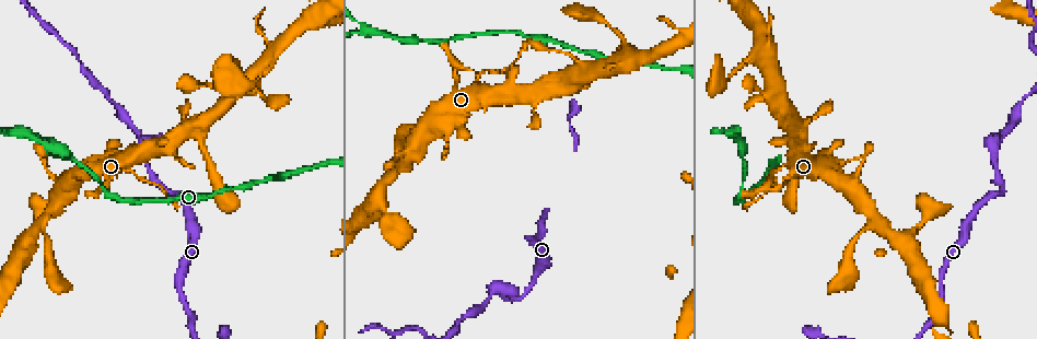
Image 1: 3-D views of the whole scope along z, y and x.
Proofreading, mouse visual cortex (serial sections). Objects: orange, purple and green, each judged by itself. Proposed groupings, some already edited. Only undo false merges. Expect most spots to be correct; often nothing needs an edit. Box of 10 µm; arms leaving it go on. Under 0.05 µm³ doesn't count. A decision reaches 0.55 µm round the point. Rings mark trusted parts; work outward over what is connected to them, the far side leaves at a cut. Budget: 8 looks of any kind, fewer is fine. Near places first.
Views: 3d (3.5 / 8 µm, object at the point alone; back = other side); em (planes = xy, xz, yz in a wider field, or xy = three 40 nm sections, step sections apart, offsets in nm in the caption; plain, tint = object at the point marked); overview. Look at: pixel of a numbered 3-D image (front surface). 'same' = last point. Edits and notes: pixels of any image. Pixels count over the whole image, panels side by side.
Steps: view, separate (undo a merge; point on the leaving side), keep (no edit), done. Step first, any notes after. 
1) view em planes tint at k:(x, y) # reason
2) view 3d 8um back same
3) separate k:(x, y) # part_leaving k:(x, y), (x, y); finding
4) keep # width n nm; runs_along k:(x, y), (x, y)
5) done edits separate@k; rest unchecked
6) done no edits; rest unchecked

view 3d 3.5um at 1:(150, 152) # arms part here

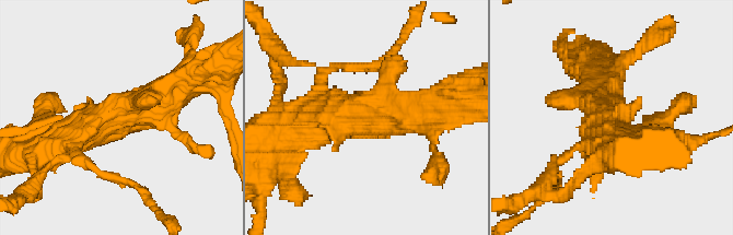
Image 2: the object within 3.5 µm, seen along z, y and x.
keep # runs_along 2:(56, 142), (150, 109), (184, 82); continuous, no second cell

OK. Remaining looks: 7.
view 3d 3.5um at 1:(15, 131)

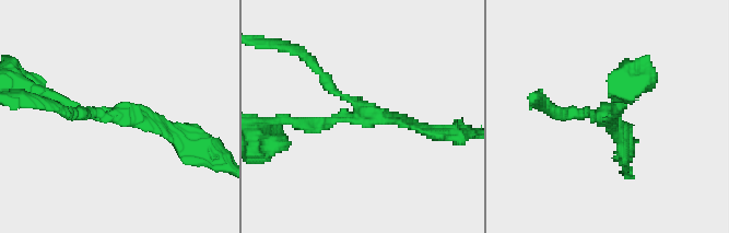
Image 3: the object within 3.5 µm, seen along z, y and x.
view em xy step 5 tint at 3:(118, 114) # shape alone is not enough

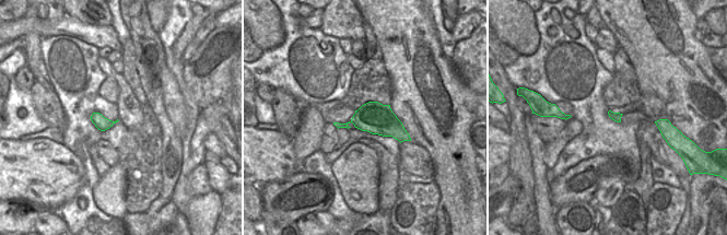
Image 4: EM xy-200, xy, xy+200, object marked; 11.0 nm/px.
separate 3:(306, 127) # a second cell is stuck on

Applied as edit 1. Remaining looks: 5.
view overview # see it whole again

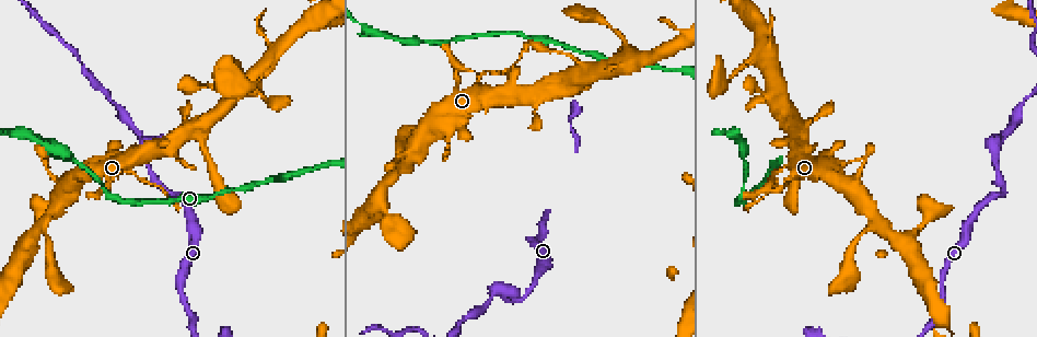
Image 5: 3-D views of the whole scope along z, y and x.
view 3d 8um back at 5:(269, 59) # three arms meet

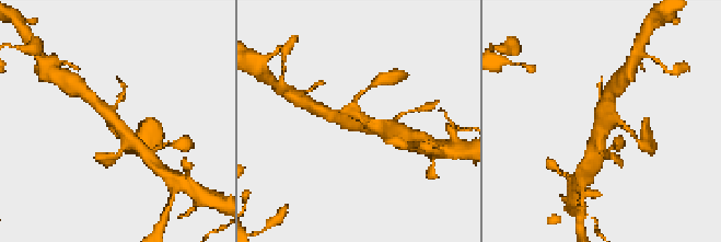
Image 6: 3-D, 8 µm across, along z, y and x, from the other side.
view 3d 3.5um same

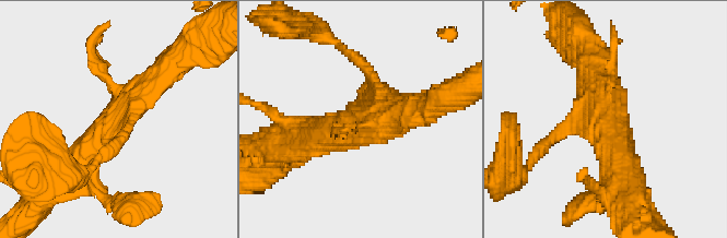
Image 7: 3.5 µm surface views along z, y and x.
view em xy step 3 tint at 7:(610, 119) # shape alone is not enough

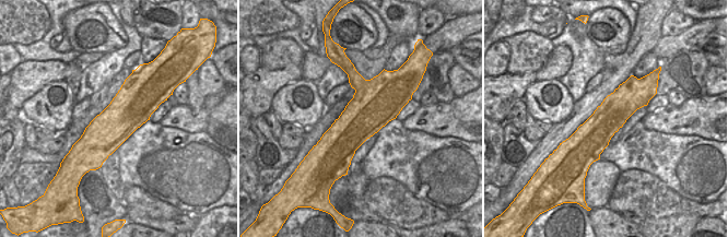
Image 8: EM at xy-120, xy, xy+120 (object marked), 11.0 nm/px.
keep # width 500 nm; runs_along 8:(631, 83), (586, 144), (586, 163); all the same cell

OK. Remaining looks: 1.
done edits separate@3; rest unchecked

